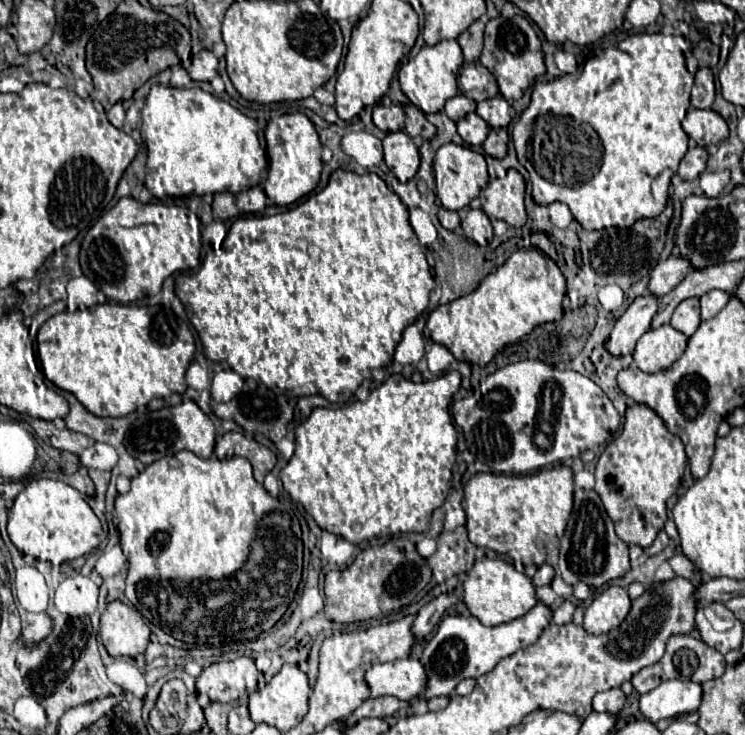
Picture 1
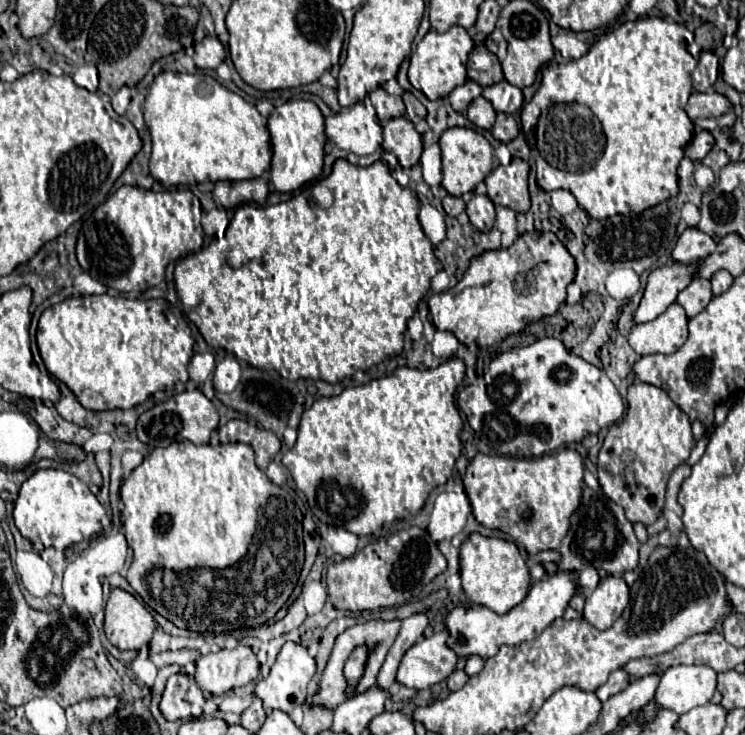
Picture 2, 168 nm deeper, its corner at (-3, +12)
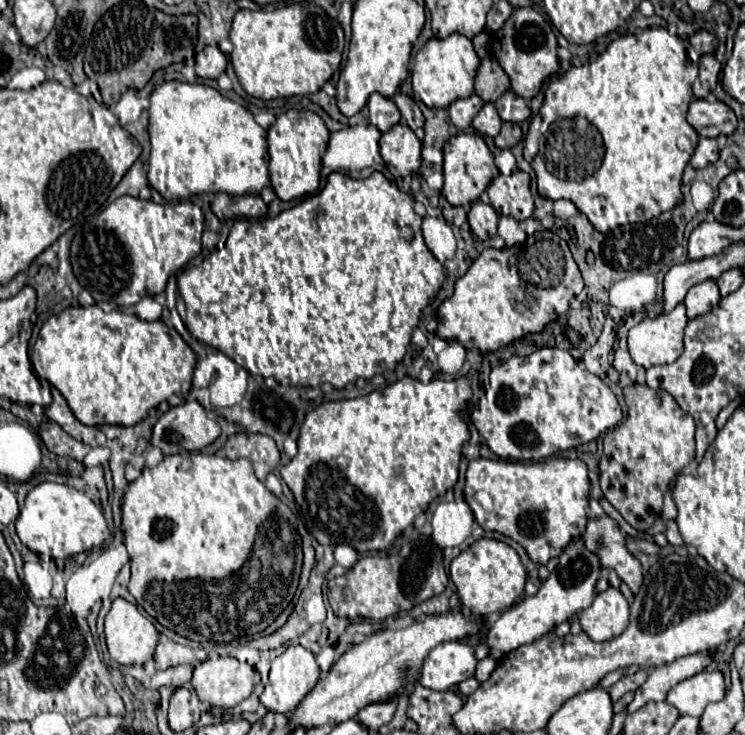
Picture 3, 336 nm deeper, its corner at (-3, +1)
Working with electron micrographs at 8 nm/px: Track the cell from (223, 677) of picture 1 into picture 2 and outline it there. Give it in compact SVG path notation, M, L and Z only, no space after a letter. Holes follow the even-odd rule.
M248 646L218 650L196 660L196 684L210 694L224 694L232 688L254 682L260 674L256 654Z

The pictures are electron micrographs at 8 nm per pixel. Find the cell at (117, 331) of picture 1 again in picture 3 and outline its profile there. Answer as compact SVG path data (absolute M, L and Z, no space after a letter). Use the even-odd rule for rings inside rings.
M68 307L60 315L52 315L40 329L31 349L31 362L37 376L56 387L68 401L72 413L84 425L136 425L148 409L160 401L182 399L188 395L188 379L192 387L192 369L196 353L186 345L174 327L162 321L142 321L136 315L118 309L102 311L100 307Z

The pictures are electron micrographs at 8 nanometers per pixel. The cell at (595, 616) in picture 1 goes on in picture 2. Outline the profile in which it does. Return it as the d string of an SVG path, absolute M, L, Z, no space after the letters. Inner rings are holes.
M606 576L596 590L586 596L584 618L598 630L608 630L628 606L630 594L622 576Z

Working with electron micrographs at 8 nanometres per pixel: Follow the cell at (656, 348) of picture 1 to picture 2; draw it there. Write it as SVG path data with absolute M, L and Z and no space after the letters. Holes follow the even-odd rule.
M680 304L668 306L664 314L660 314L652 322L634 324L628 336L630 346L636 354L672 354L676 352L688 338L688 318Z

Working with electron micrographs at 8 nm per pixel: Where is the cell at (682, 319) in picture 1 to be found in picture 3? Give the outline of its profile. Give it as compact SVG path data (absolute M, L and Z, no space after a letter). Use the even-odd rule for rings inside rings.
M714 281L708 283L698 283L696 287L692 287L684 299L686 311L688 311L688 319L694 319L698 315L708 313L710 309L714 309L720 301L720 293Z

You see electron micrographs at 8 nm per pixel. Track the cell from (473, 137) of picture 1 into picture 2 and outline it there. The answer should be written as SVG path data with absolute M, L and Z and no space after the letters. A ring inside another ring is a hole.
M482 96L476 98L468 110L466 110L466 118L476 126L476 128L482 128L482 130L490 130L494 120L496 120L496 110L492 108L492 104L488 104L488 100L484 100Z

